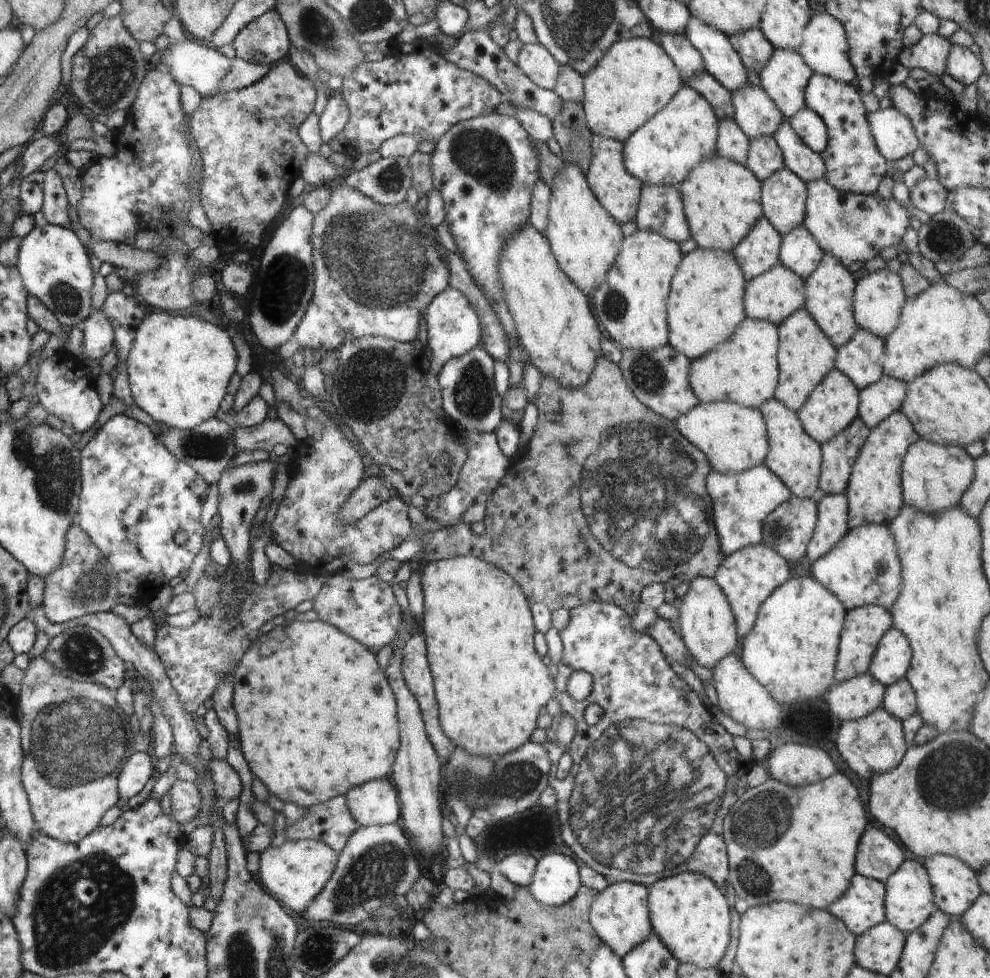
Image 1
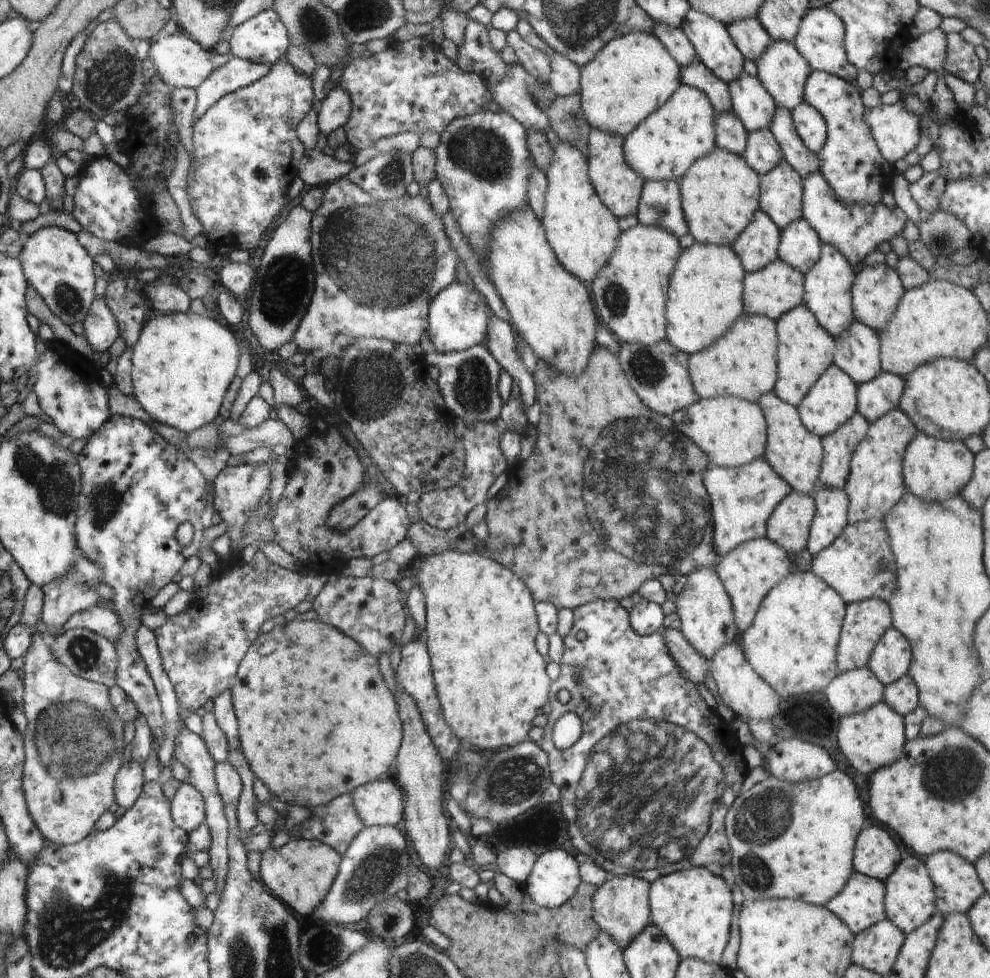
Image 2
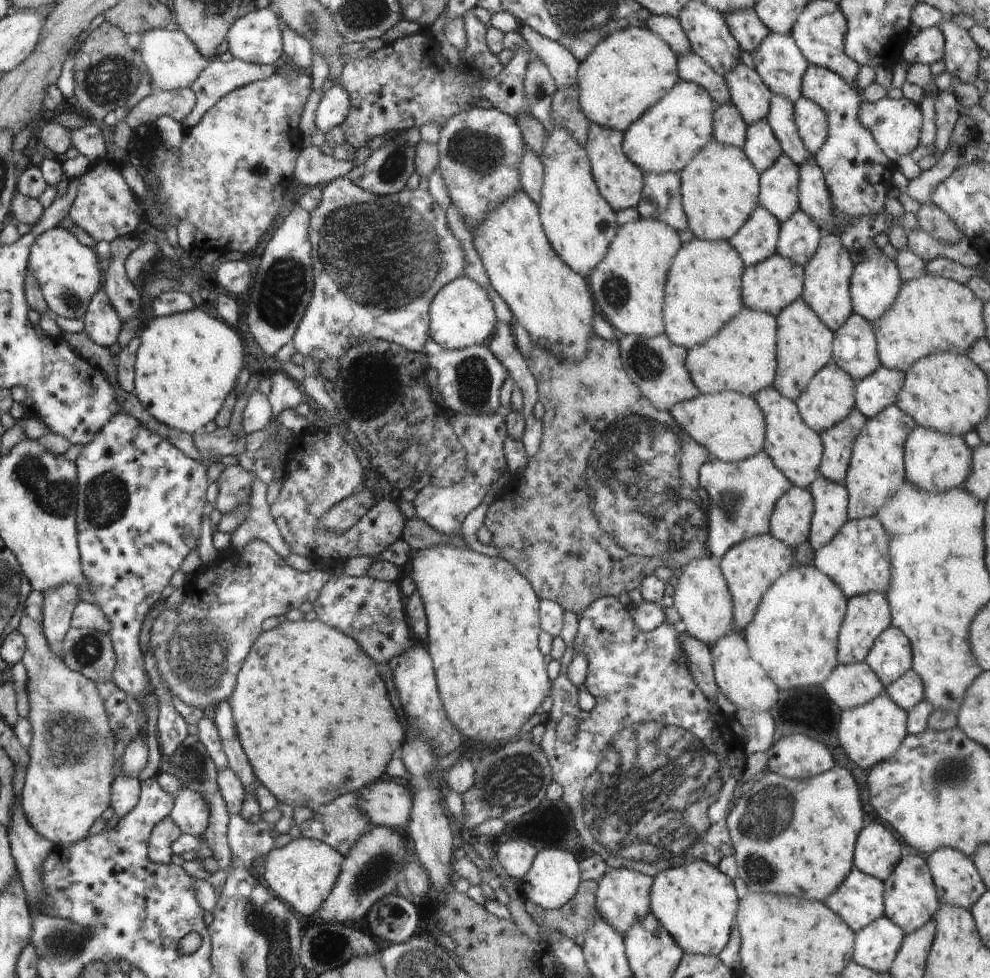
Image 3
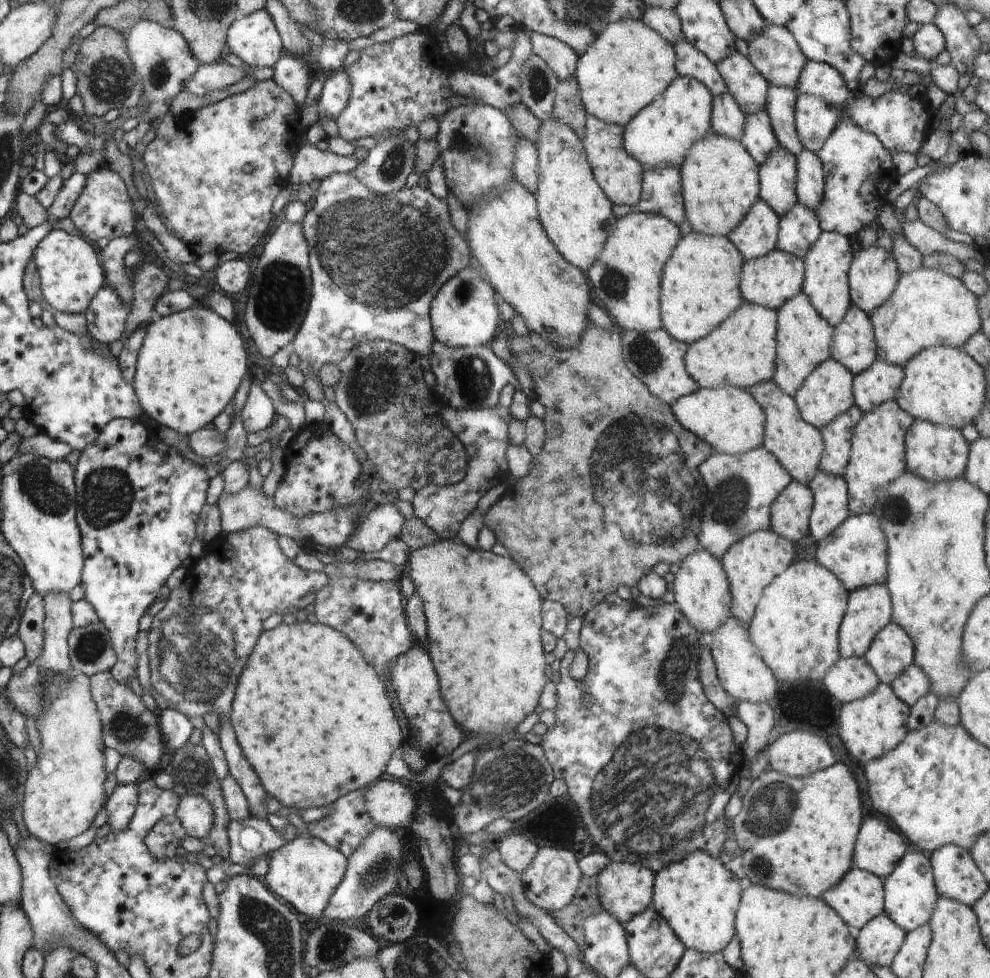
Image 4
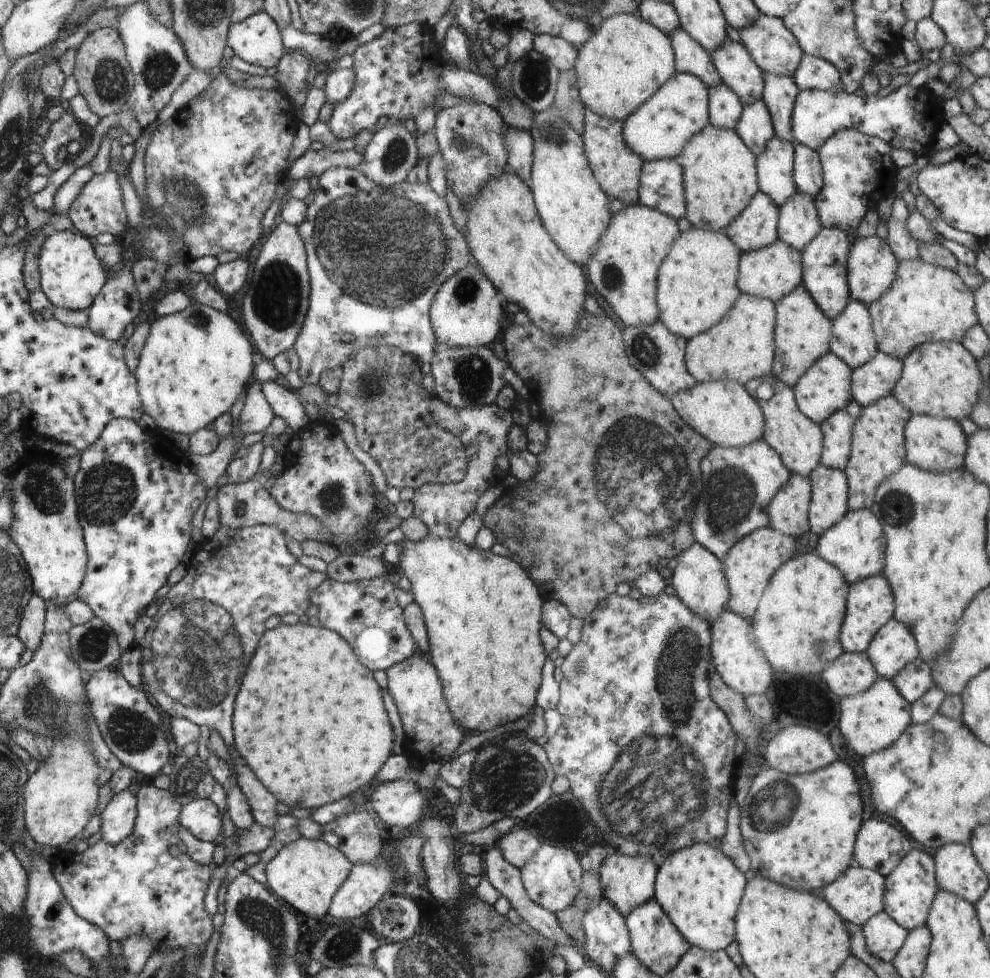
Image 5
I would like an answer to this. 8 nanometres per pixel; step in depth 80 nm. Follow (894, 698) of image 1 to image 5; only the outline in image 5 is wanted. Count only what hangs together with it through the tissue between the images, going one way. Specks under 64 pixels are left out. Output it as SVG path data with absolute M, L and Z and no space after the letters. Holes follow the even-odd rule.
M920 657L909 662L891 681L910 704L924 696L934 685L931 668Z

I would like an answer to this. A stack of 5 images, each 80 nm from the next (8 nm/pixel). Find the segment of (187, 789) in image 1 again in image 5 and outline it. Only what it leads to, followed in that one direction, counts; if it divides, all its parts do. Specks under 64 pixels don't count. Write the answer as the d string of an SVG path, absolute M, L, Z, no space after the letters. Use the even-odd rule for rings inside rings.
M192 799L179 814L179 824L198 840L216 843L222 830L222 814L208 799Z

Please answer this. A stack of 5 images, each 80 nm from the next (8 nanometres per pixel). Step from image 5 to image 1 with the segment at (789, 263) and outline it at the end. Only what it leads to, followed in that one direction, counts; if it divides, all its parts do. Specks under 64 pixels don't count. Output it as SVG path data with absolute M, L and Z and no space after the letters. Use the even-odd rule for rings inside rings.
M780 262L768 272L748 281L745 286L745 316L771 322L778 326L798 309L802 309L806 300L805 280L782 266Z

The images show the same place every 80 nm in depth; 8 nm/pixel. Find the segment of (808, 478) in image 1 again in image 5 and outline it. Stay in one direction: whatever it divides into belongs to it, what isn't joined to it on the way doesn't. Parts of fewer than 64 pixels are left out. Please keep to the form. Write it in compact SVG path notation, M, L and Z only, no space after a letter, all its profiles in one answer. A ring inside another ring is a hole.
M773 374L752 379L745 384L745 387L756 398L762 409L765 418L763 439L780 455L784 466L791 473L808 477L821 464L823 449L821 426L800 412L793 389L778 380Z

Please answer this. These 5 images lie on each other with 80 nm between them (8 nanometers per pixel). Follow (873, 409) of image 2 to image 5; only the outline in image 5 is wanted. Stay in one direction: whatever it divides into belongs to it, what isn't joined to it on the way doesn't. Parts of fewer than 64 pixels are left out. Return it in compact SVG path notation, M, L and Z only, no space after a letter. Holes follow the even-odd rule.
M879 350L872 360L852 370L852 400L861 407L876 404L881 398L892 394L902 371L903 361Z

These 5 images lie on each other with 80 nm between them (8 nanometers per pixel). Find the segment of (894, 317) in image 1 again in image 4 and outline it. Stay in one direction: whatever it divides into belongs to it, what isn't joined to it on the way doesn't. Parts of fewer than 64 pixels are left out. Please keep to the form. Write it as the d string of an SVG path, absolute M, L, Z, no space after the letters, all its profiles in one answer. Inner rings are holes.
M876 246L853 255L849 268L851 304L868 316L882 306L894 292L900 276L892 252Z

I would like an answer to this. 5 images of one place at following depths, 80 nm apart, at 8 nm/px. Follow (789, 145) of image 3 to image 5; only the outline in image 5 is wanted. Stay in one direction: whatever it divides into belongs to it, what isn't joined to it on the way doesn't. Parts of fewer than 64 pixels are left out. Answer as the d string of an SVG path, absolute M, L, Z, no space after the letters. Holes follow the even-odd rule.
M763 72L765 87L762 100L768 107L775 136L794 144L792 134L793 106L799 93L799 88L792 77L779 77Z

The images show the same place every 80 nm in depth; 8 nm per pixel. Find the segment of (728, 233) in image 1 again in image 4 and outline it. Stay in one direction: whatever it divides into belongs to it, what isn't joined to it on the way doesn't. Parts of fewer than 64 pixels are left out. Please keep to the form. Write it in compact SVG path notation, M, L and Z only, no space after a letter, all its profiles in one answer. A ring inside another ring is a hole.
M712 130L693 144L679 169L686 218L697 233L727 237L759 199L758 164L741 141L716 135Z

